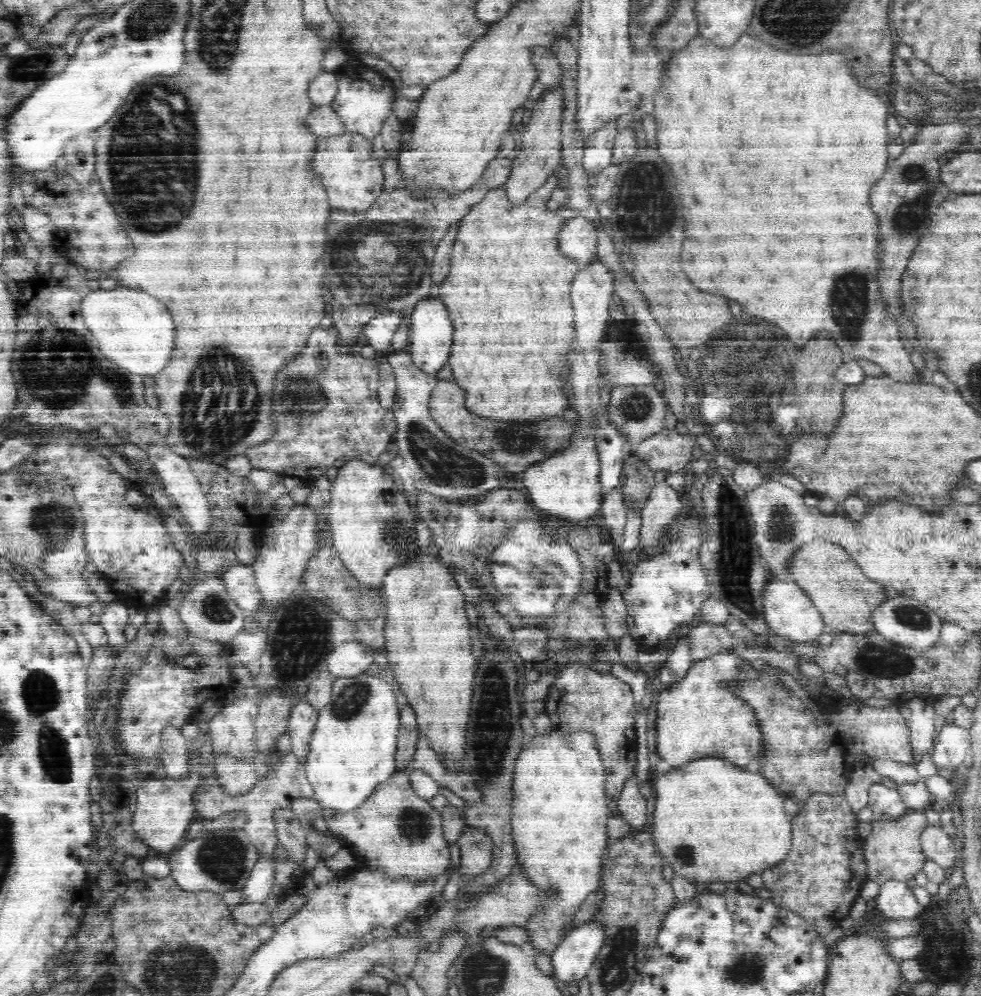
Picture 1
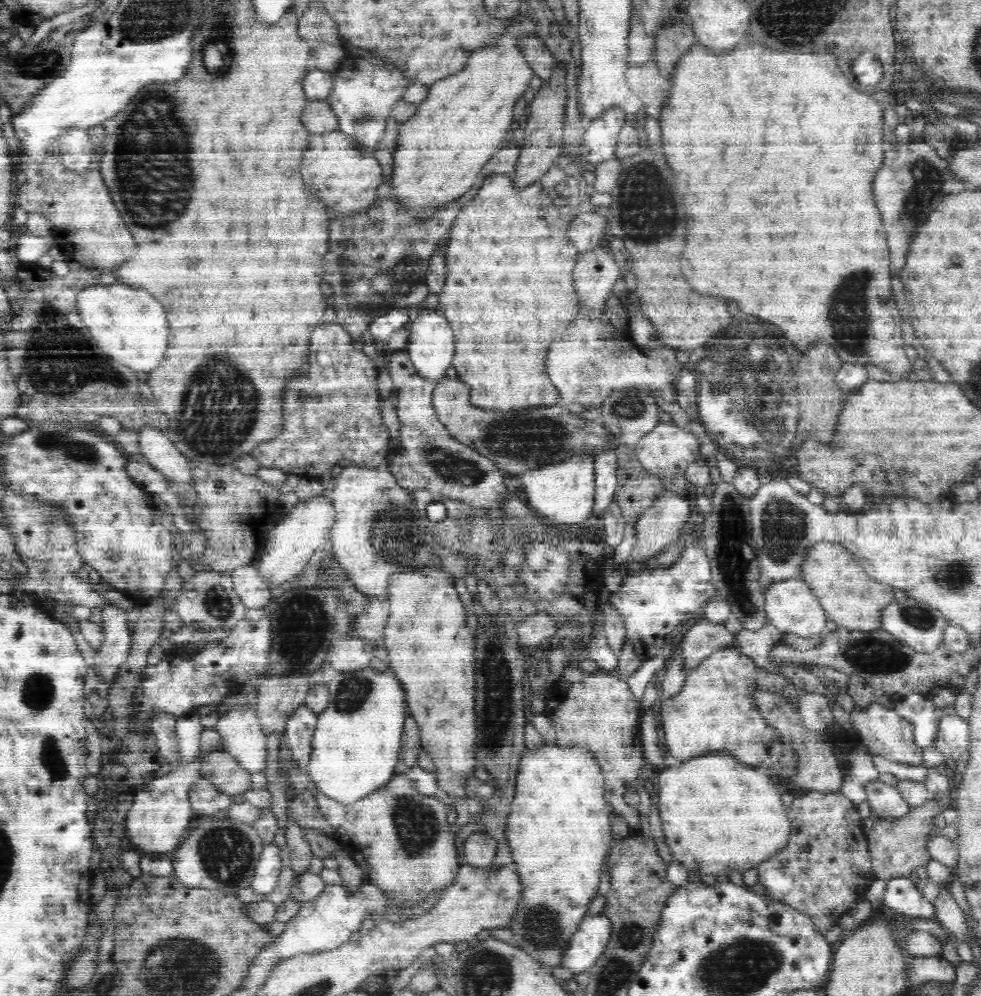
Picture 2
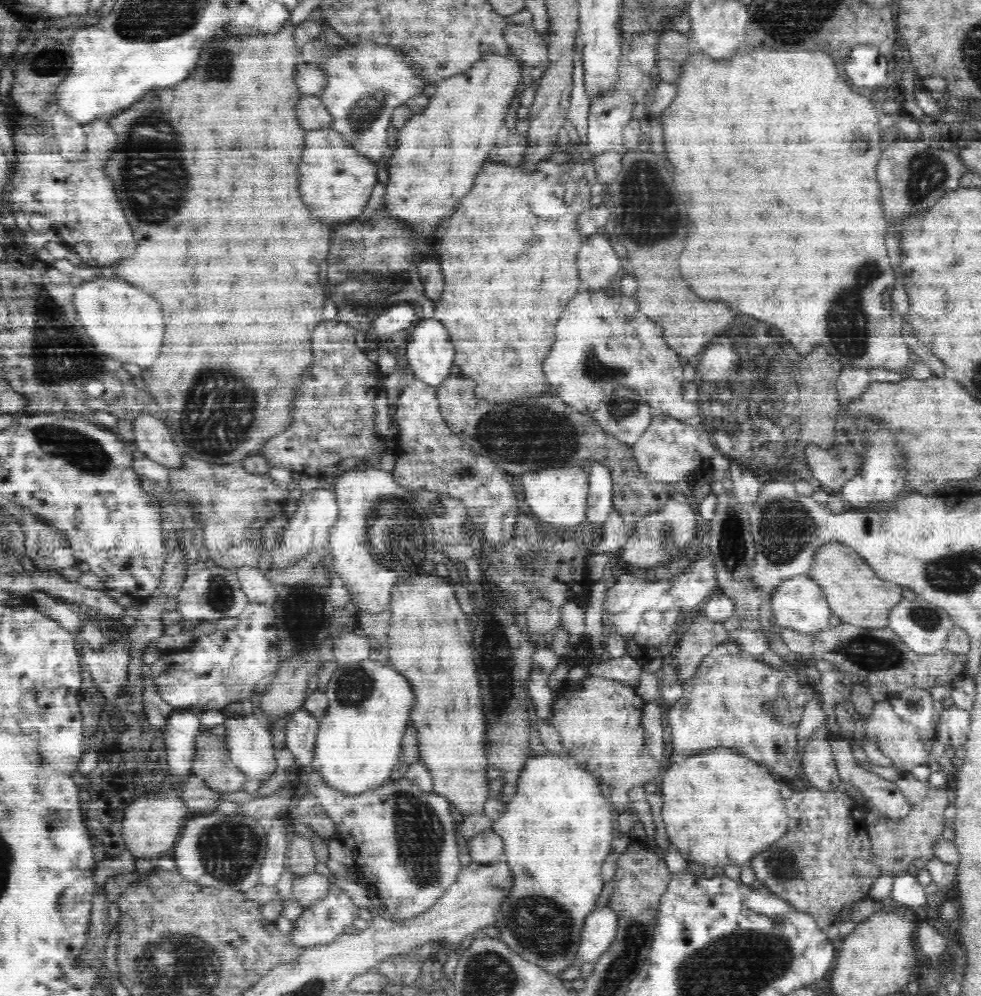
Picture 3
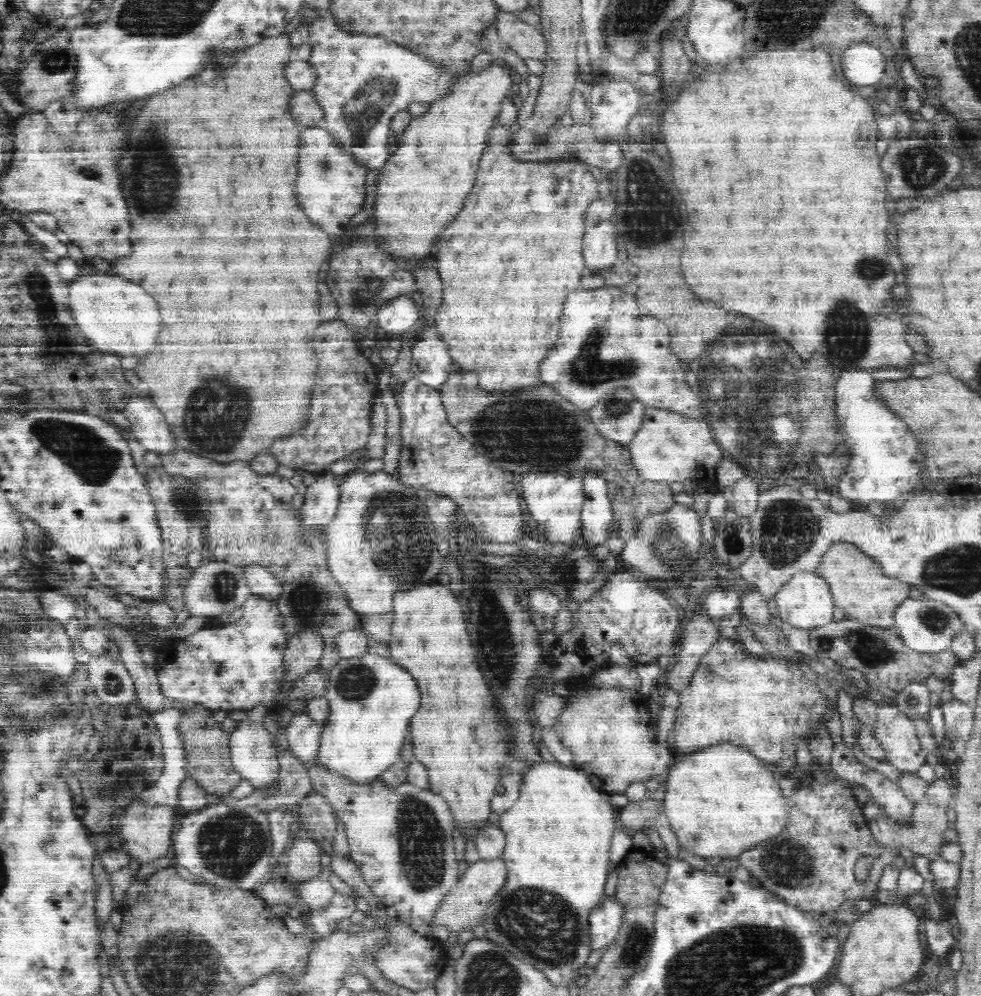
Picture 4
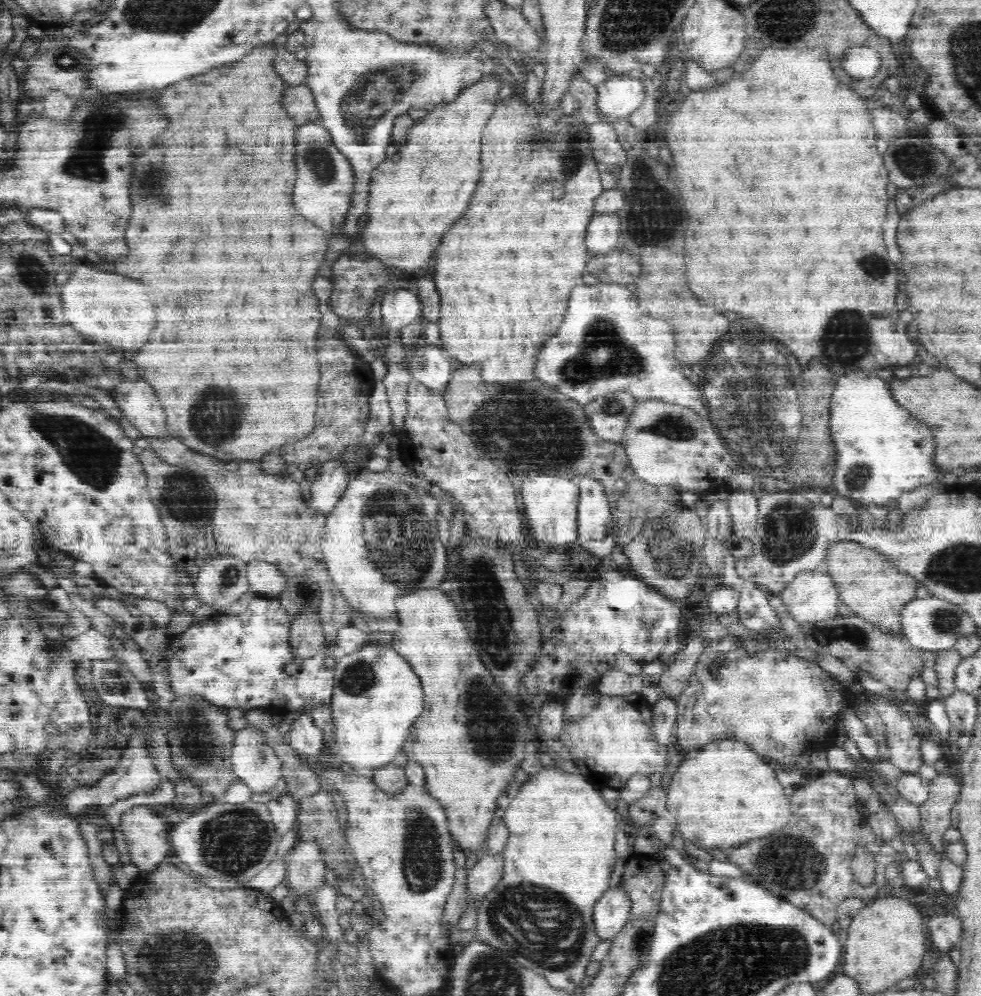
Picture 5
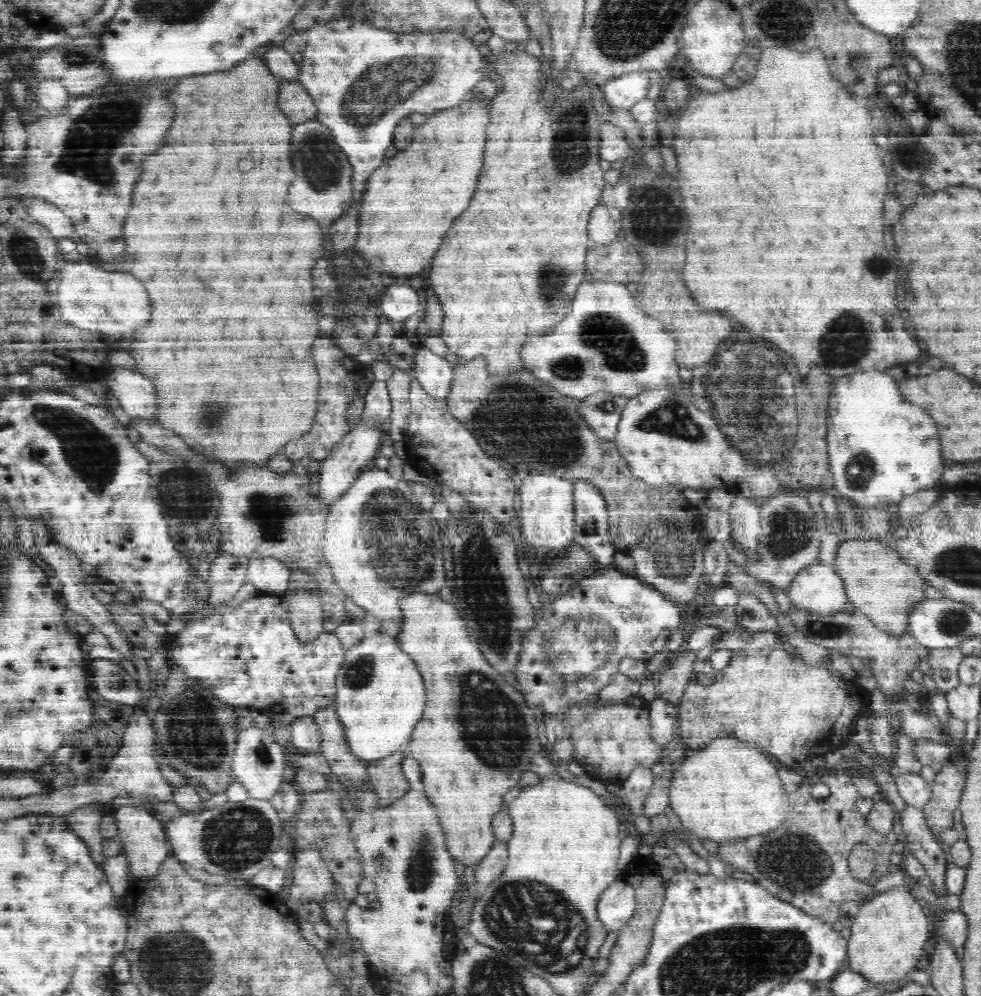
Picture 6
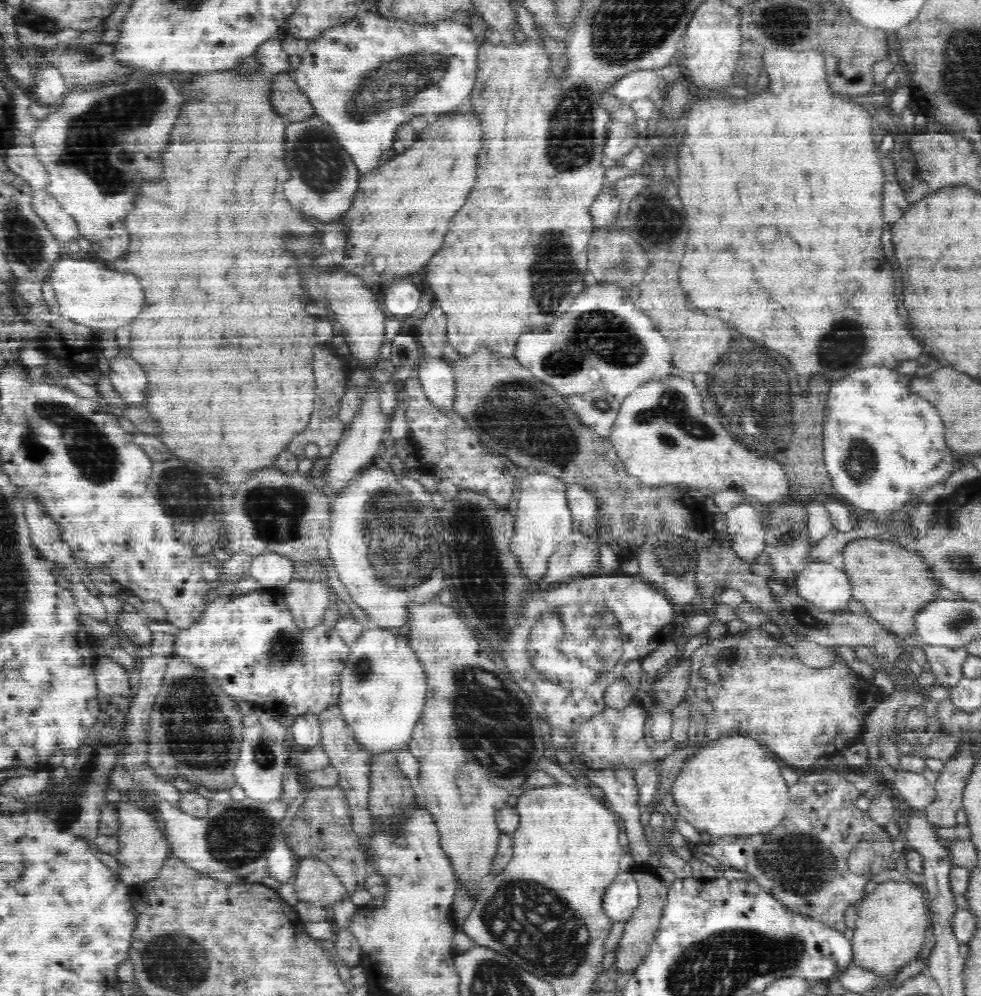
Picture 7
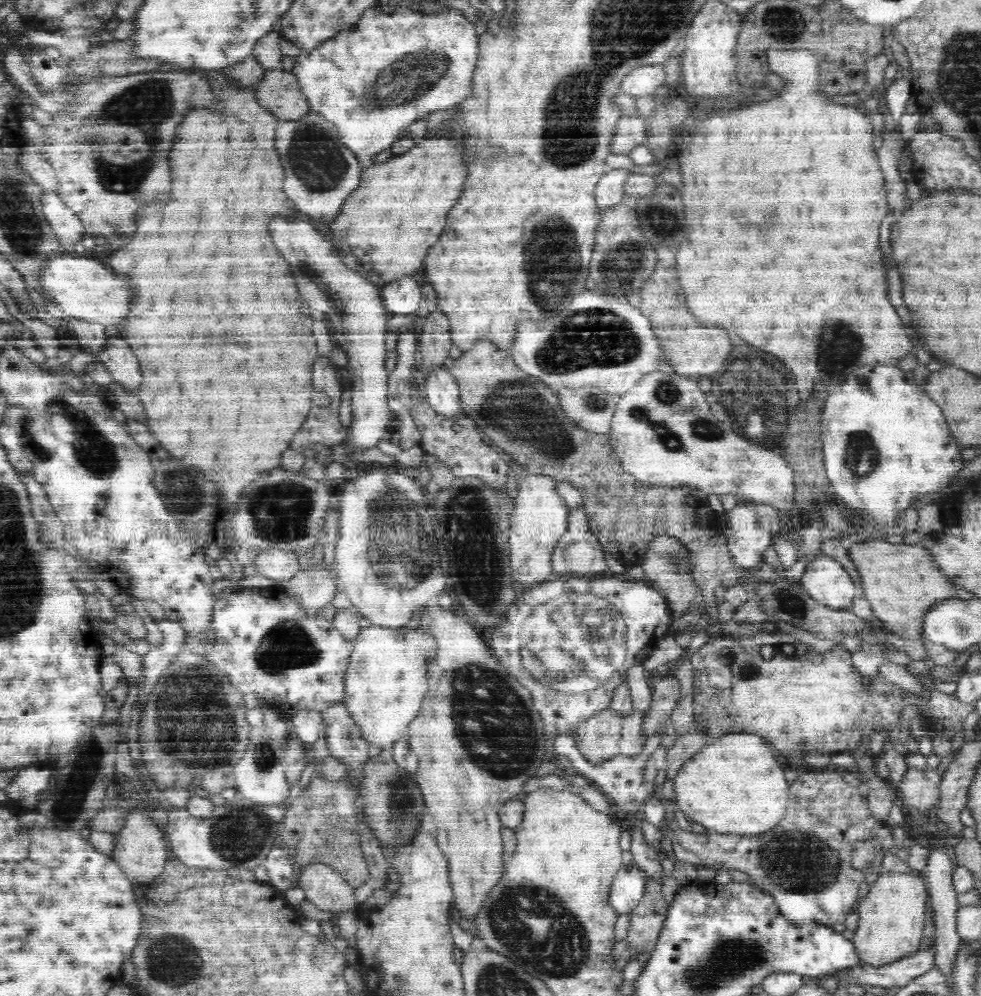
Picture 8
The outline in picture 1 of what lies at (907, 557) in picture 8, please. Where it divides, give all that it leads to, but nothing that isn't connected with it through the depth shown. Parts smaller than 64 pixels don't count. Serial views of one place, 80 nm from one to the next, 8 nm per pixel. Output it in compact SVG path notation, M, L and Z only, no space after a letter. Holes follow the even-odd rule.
M818 540L805 544L796 554L794 567L791 568L791 576L793 579L808 593L816 608L822 613L825 624L839 632L872 632L875 630L875 623L872 621L875 610L886 602L888 598L885 587L879 581L867 578L863 570L857 566L857 562L850 556L850 553L842 548L839 544Z

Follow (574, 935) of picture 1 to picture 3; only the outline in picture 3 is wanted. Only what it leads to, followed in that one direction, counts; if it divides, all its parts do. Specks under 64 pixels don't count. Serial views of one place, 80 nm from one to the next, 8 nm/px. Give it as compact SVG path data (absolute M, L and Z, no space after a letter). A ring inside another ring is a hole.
M606 904L596 907L587 916L584 926L583 958L580 965L585 962L596 962L597 959L612 945L618 930L617 910Z

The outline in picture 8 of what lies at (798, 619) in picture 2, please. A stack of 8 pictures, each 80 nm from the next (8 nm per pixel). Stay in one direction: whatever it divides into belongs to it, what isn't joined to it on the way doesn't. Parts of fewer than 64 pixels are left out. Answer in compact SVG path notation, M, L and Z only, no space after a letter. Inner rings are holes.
M820 554L807 564L800 582L810 597L832 608L850 608L856 584L836 558Z

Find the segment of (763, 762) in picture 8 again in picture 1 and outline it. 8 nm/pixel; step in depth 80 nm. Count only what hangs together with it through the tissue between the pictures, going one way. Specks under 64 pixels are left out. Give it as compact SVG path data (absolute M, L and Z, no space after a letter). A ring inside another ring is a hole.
M704 756L700 757L700 760L691 760L680 767L664 767L664 775L656 778L655 786L656 794L650 808L650 833L656 839L656 844L665 862L671 864L675 872L685 876L691 883L746 881L751 874L759 874L770 864L776 864L777 861L784 860L784 856L788 854L791 847L792 829L790 818L784 812L784 798L762 774L742 770L740 766L732 764L732 761L728 760L726 756Z

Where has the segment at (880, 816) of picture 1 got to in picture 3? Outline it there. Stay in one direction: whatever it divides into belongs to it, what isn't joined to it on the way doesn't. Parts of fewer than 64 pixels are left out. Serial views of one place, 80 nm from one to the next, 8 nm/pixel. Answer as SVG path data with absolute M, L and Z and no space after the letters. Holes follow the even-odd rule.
M830 737L831 750L833 751L834 762L838 769L838 778L842 783L857 787L869 801L870 807L878 812L881 817L891 821L893 824L898 820L906 818L911 811L913 804L902 794L900 787L890 780L881 778L877 769L866 770L859 764L853 751L853 747L847 739L834 739Z

